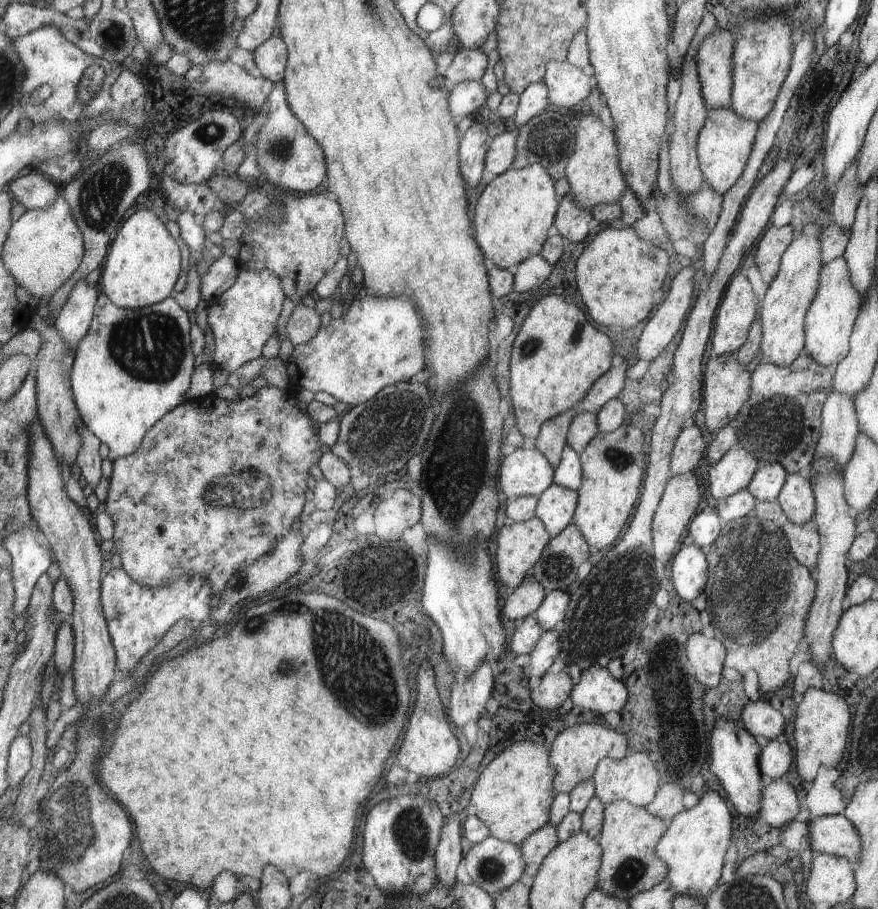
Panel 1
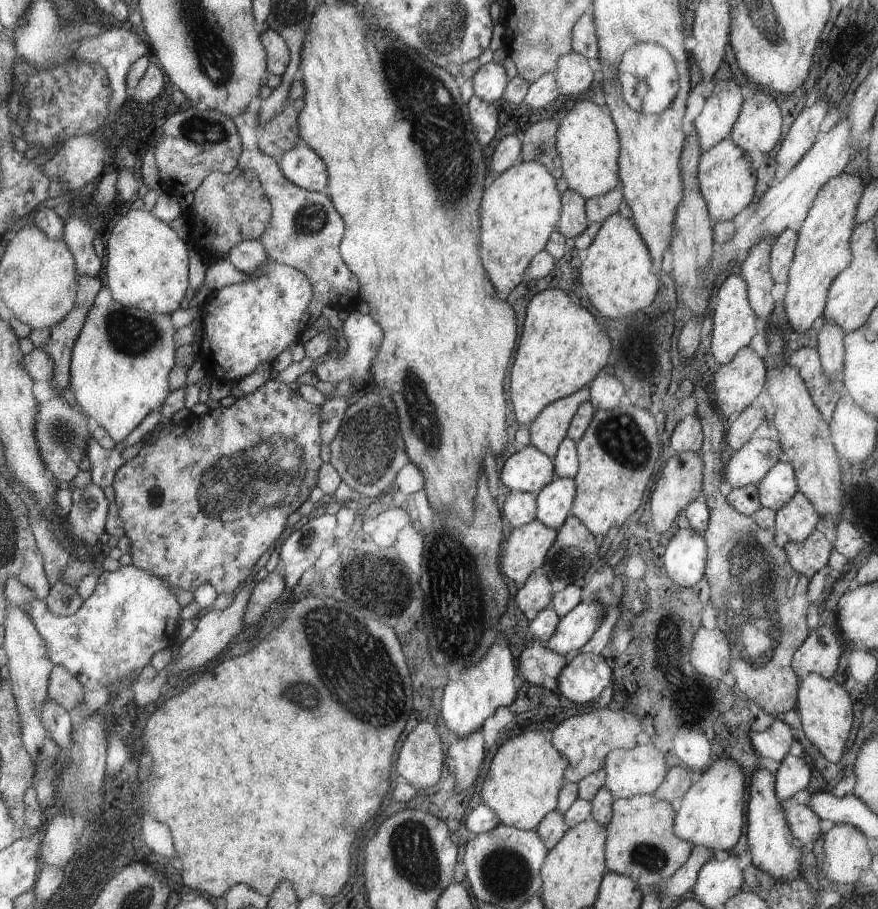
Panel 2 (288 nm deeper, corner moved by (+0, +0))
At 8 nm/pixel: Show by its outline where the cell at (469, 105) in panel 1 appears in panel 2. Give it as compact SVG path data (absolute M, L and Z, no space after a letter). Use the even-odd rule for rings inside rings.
M491 62L491 64L481 66L481 70L475 74L473 82L475 82L477 96L487 100L489 104L493 104L495 100L505 96L505 90L509 86L509 76L501 64Z

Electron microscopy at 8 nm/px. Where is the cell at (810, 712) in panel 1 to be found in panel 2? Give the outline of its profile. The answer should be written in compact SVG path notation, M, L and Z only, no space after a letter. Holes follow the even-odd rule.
M807 674L801 682L801 690L797 694L797 714L801 722L801 730L805 738L821 752L821 756L829 762L837 762L843 754L845 740L851 726L851 710L849 710L847 692L831 680L823 680L821 674Z

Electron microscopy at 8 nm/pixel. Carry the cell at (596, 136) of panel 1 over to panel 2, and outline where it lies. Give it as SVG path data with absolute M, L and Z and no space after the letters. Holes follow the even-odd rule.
M593 100L579 102L567 118L561 122L559 130L559 154L563 158L563 172L569 188L585 196L591 224L605 224L611 216L619 212L625 192L615 190L621 180L621 134L611 110L597 106Z

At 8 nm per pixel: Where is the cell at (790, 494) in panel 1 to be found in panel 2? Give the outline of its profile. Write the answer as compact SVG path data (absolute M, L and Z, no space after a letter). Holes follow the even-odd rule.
M797 492L789 504L781 506L775 512L775 534L783 532L789 542L803 542L807 536L813 534L813 526L819 520L815 506L805 498L805 494Z

